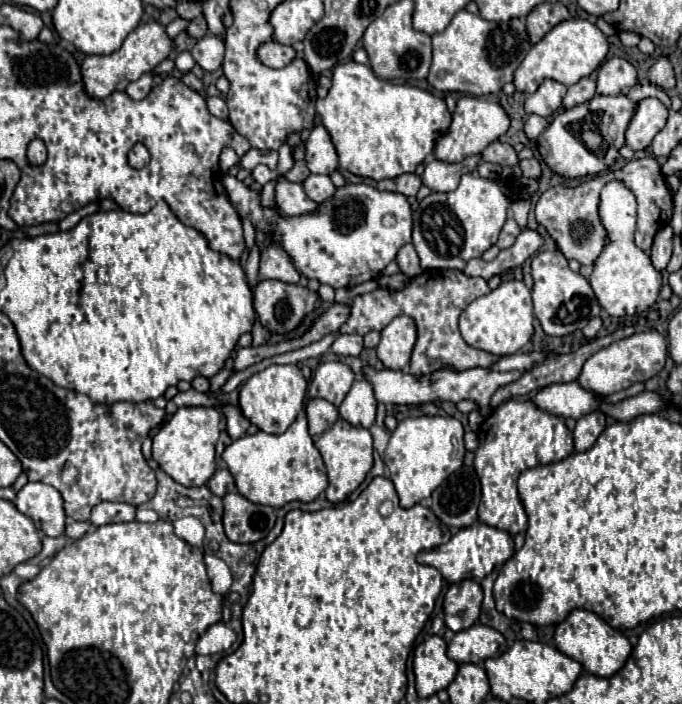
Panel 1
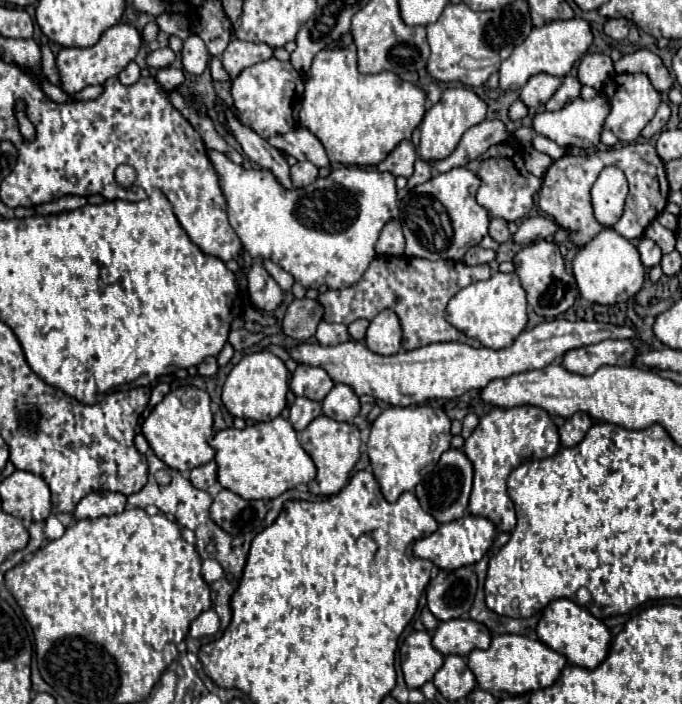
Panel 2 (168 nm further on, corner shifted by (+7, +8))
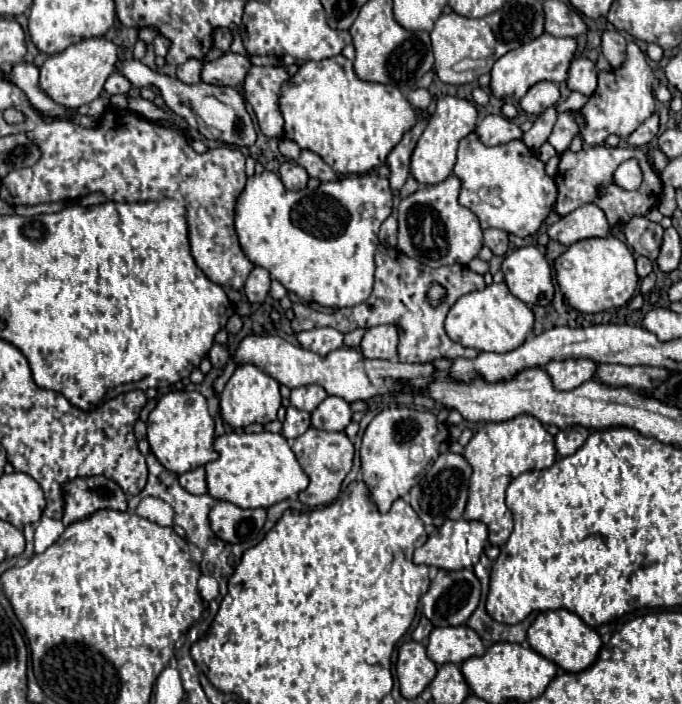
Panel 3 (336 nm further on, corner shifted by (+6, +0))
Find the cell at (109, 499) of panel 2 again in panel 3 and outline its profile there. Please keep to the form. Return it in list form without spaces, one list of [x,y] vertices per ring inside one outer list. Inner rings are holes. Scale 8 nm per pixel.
[[[78,477],[62,485],[64,515],[62,523],[70,525],[74,521],[90,517],[98,509],[116,509],[126,511],[126,493],[118,483],[98,477]]]

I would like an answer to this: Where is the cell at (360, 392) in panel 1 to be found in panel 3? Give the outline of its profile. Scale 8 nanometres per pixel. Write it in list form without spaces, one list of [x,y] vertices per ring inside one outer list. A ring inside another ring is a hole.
[[[326,397],[312,411],[312,427],[324,431],[344,431],[344,427],[352,421],[350,405],[342,397]]]

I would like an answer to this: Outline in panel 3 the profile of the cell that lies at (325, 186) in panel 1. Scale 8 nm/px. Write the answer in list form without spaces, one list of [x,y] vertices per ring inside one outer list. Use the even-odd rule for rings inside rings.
[[[286,161],[286,163],[282,163],[282,165],[280,165],[278,175],[280,175],[280,179],[282,179],[282,183],[284,183],[284,187],[286,187],[286,189],[290,189],[290,191],[306,189],[308,173],[306,173],[300,165]]]

